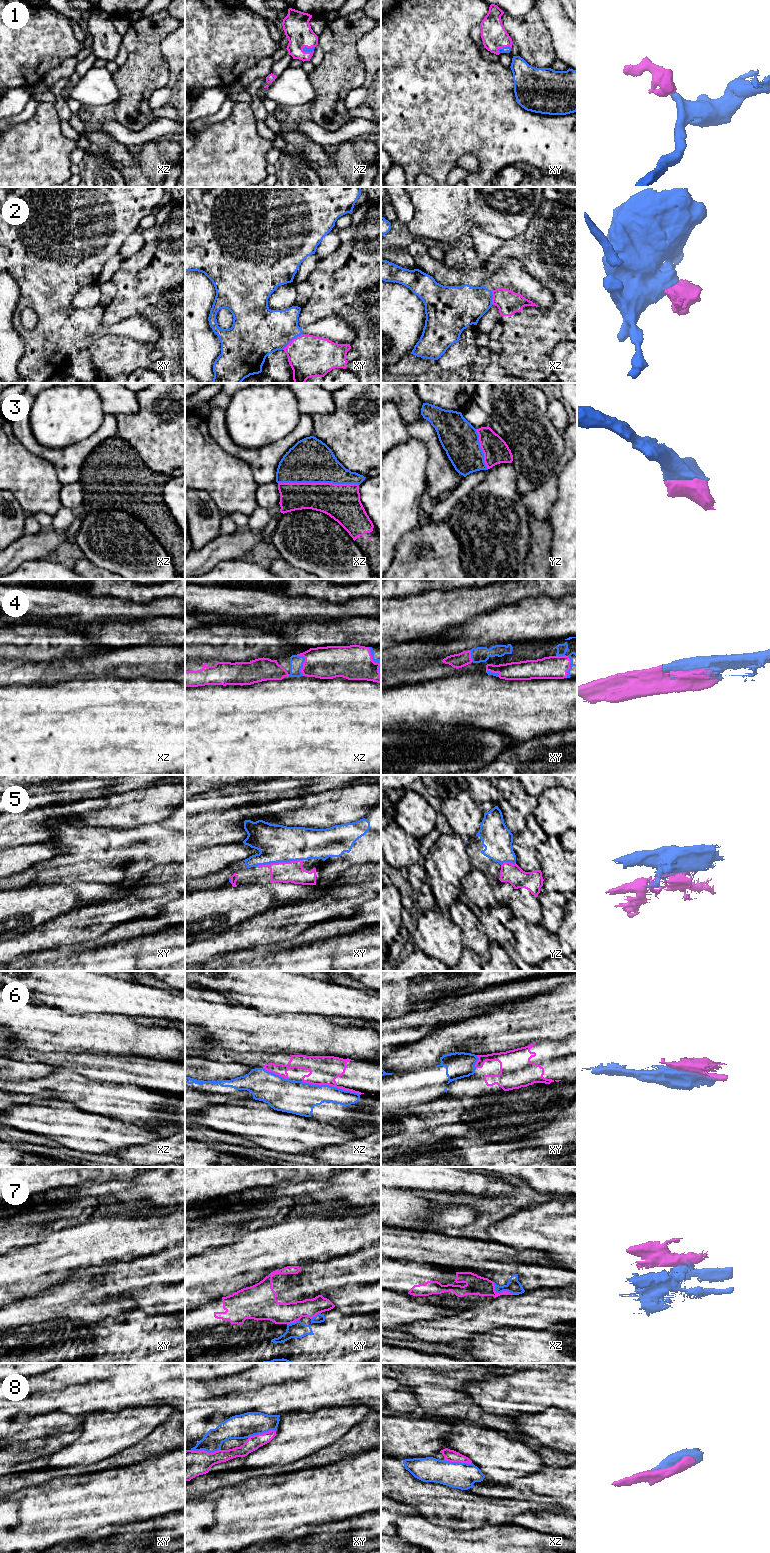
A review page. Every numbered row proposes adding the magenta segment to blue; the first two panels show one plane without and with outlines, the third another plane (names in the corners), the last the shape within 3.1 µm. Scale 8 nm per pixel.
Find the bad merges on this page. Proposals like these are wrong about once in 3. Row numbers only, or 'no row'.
2, 5, 6, 7

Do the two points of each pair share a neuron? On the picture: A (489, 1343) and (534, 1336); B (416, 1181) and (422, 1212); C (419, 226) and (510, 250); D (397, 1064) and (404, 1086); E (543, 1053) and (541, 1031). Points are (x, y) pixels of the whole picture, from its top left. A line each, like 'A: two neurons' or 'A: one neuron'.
A: one neuron
B: two neurons
C: two neurons
D: two neurons
E: two neurons

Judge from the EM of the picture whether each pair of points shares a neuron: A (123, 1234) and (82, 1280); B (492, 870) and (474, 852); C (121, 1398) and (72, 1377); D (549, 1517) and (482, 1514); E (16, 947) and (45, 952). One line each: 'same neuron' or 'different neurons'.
A: different neurons
B: same neuron
C: same neuron
D: different neurons
E: same neuron

